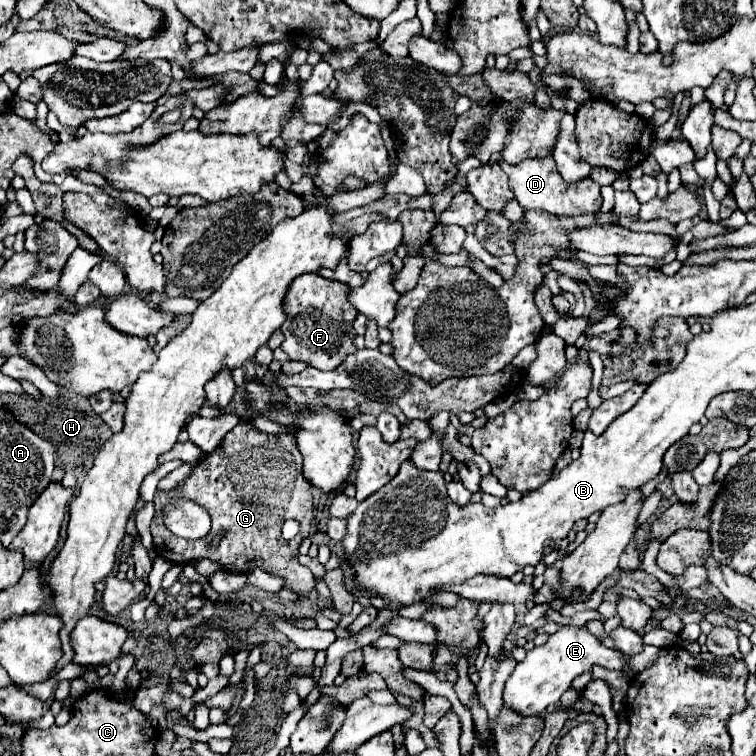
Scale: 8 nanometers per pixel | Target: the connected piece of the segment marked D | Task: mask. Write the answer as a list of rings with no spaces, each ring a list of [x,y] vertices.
[[[552,156],[528,158],[516,166],[512,166],[512,164],[500,164],[500,166],[508,174],[510,190],[524,210],[546,210],[556,216],[578,216],[578,214],[586,214],[586,212],[592,214],[592,212],[600,210],[600,206],[602,206],[600,186],[592,178],[584,178],[578,182],[566,182],[560,176],[560,172],[556,170]]]

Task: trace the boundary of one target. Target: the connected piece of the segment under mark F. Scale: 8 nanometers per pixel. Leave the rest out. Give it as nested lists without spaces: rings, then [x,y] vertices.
[[[302,274],[296,280],[292,280],[284,296],[286,322],[280,328],[284,334],[282,348],[292,360],[300,360],[326,370],[326,368],[336,368],[350,352],[356,352],[352,344],[356,336],[352,322],[358,310],[346,300],[348,290],[350,288],[346,284],[338,284],[336,280],[326,280],[318,274]]]

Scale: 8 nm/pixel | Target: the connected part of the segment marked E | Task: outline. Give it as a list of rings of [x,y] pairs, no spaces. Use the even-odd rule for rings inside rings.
[[[562,626],[556,634],[550,636],[550,640],[546,644],[532,648],[526,654],[524,662],[516,664],[516,668],[504,688],[504,704],[508,708],[514,708],[516,712],[522,712],[524,716],[540,714],[548,708],[548,704],[554,704],[560,700],[560,696],[570,688],[570,684],[576,676],[592,670],[592,666],[598,664],[608,670],[620,670],[624,664],[630,664],[630,668],[634,672],[642,672],[656,662],[658,654],[660,654],[660,648],[644,645],[642,654],[628,658],[628,656],[616,654],[614,650],[608,650],[606,646],[602,646],[600,640],[586,626],[584,628]]]

